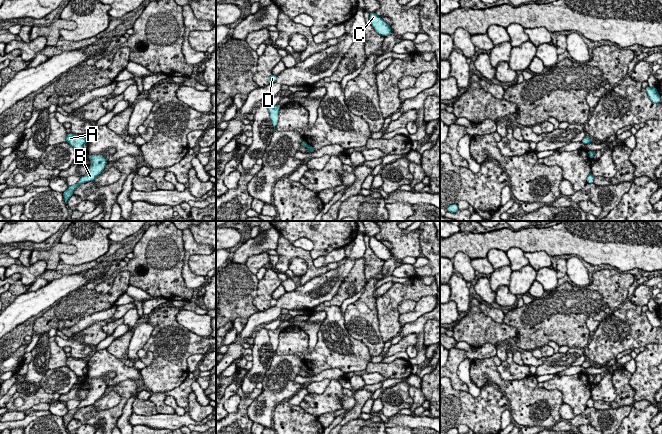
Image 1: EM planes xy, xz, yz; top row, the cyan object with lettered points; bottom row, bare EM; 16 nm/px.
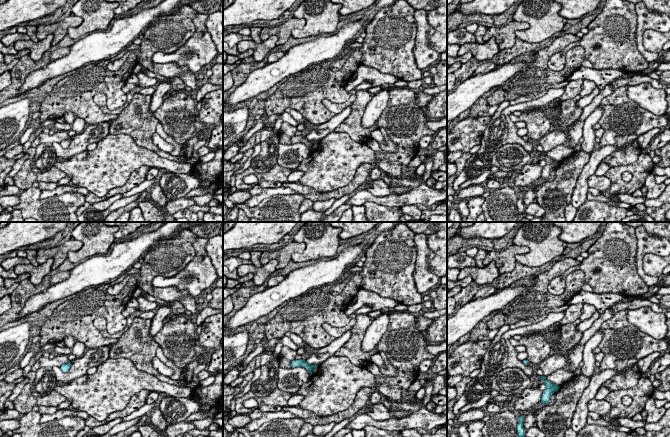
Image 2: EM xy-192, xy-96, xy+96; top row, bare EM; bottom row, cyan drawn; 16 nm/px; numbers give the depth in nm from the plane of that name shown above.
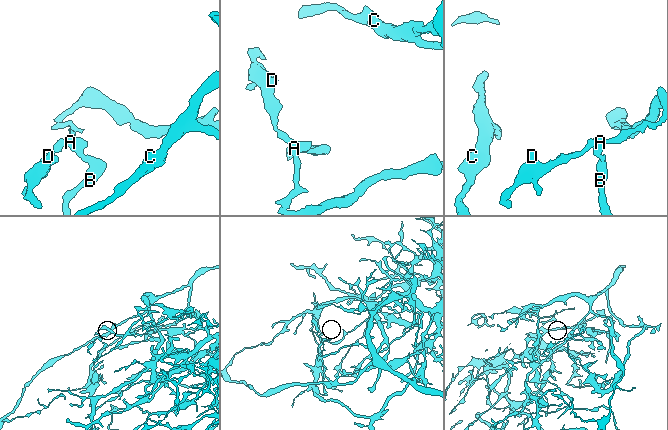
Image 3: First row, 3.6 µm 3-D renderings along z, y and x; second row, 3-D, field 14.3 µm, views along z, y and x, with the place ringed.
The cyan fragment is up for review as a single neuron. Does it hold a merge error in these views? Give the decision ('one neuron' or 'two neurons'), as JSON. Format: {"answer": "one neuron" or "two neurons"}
{"answer": "two neurons"}

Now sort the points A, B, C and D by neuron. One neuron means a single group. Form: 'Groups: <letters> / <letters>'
Groups: A D / B C

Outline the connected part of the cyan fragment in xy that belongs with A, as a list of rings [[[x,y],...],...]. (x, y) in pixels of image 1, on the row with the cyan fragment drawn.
[[[68,133],[66,136],[66,141],[78,153],[82,154],[84,152],[83,145],[87,143],[87,138],[84,135],[75,135]]]

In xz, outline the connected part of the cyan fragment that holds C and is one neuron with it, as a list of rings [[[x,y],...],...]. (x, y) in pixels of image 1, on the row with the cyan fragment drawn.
[[[370,13],[369,21],[378,34],[383,35],[384,37],[390,35],[390,25],[386,23],[376,13]]]

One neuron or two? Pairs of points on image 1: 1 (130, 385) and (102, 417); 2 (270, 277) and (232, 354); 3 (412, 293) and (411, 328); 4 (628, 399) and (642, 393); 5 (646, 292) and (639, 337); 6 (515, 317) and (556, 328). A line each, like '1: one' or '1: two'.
1: one
2: two
3: two
4: two
5: two
6: one

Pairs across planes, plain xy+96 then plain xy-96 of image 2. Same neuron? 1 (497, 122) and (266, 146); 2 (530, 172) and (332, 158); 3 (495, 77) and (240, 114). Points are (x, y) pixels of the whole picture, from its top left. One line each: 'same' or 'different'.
1: same
2: different
3: different

